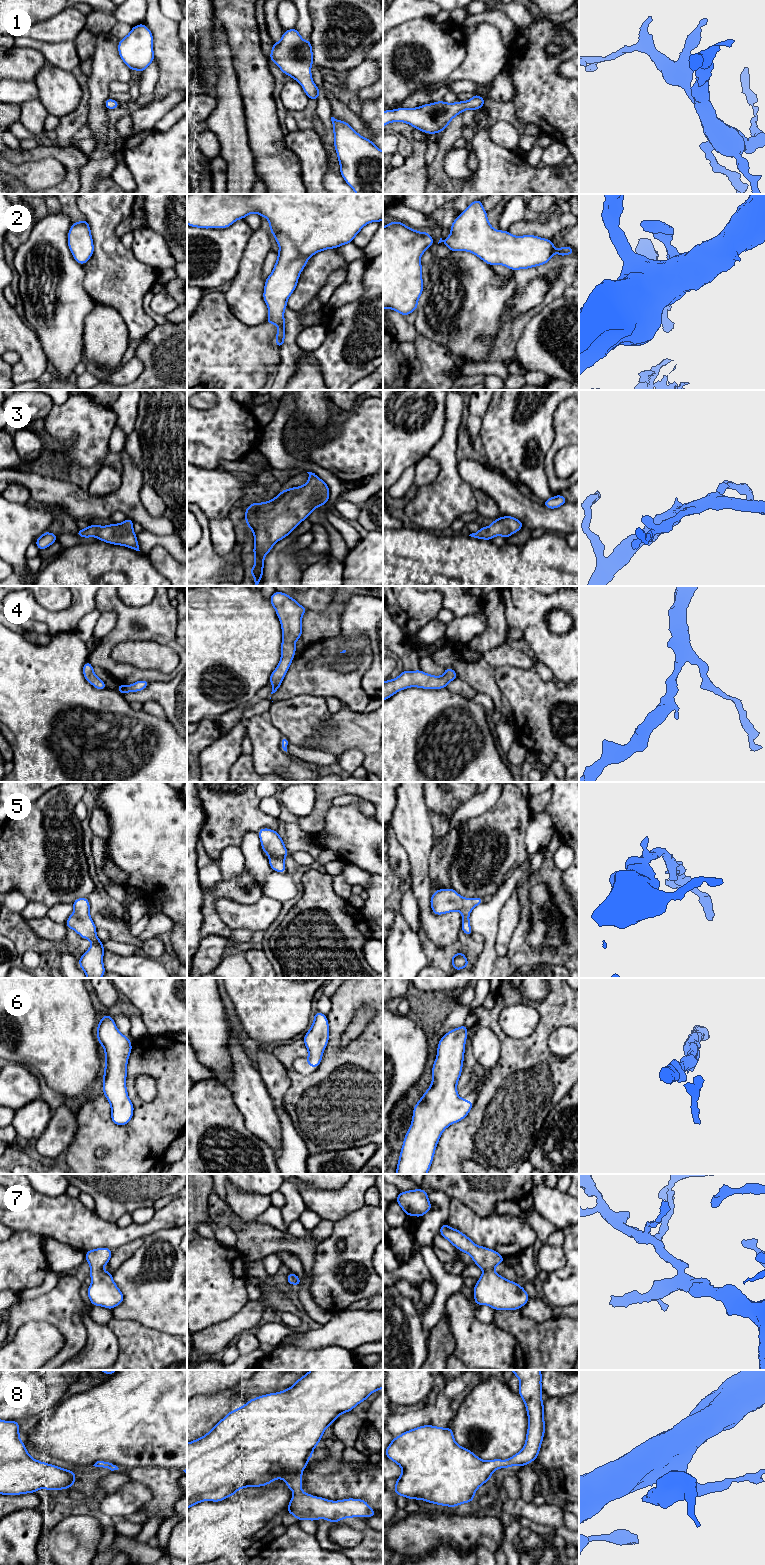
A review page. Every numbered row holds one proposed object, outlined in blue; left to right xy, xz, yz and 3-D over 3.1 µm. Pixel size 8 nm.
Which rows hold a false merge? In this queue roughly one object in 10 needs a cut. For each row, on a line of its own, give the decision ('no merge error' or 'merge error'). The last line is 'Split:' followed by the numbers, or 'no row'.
1: no merge error
2: no merge error
3: no merge error
4: no merge error
5: no merge error
6: no merge error
7: no merge error
8: no merge error
Split: no row

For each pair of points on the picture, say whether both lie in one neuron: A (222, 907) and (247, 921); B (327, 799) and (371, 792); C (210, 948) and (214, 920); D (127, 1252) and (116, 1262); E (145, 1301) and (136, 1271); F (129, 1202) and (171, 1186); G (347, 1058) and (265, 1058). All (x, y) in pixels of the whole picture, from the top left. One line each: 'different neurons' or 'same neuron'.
A: same neuron
B: same neuron
C: different neurons
D: same neuron
E: same neuron
F: same neuron
G: different neurons

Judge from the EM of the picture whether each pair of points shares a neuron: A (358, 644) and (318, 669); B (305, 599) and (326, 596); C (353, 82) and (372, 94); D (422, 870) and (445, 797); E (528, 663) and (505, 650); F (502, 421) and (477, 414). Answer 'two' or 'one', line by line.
A: one
B: one
C: two
D: two
E: one
F: two

